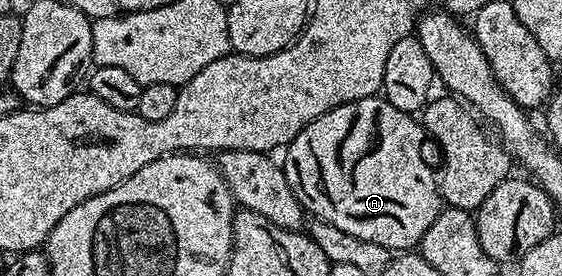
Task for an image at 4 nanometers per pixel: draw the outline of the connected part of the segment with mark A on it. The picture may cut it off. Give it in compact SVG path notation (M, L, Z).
M372 95L366 99L339 105L335 109L323 113L323 117L308 123L283 151L283 155L285 155L283 168L286 173L287 183L305 211L310 216L324 219L326 223L335 225L335 229L339 229L343 233L351 233L351 237L359 237L363 241L375 241L375 245L383 245L391 253L412 252L420 244L422 237L427 233L427 229L431 229L431 225L435 225L435 221L440 217L443 210L438 176L435 171L429 168L429 163L425 160L424 153L421 152L421 146L424 145L425 139L427 143L427 132L418 120L416 123L413 119L416 118L410 112L395 109L395 105L391 105L383 97Z

